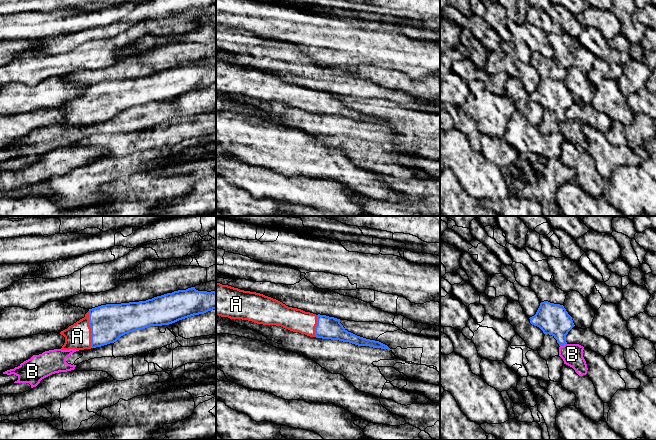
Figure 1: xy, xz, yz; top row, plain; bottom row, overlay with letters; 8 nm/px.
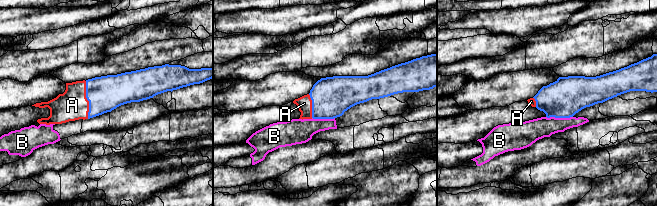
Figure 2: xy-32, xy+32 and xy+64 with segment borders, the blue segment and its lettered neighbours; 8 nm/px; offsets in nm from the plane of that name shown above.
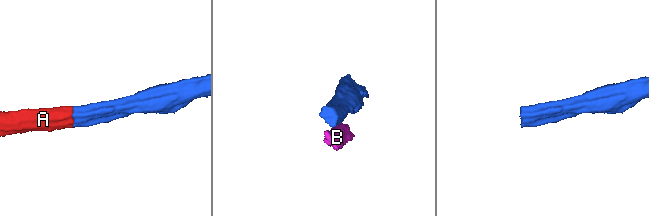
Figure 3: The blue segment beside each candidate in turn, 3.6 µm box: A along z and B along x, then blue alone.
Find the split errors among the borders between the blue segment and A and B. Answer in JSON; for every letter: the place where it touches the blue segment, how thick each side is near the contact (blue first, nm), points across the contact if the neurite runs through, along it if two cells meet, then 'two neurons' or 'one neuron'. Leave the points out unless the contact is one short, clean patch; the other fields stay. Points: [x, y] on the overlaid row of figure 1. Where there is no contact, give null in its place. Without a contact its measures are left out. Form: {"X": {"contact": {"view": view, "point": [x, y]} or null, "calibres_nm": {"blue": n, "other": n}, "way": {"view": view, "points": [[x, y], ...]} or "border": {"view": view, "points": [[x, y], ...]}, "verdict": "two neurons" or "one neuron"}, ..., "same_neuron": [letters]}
{"A": {"contact": {"view": "xy", "point": [91, 329]}, "calibres_nm": {"blue": 300, "other": 200}, "way": {"view": "xy", "points": [[109, 322], [96, 329], [91, 329], [87, 333], [77, 336]]}, "verdict": "one neuron"}, "B": {"contact": {"view": "yz", "point": [563, 345]}, "calibres_nm": {"blue": 260, "other": 180}, "border": {"view": "yz", "points": [[566, 343], [560, 346]]}, "verdict": "two neurons"}, "same_neuron": ["A"]}

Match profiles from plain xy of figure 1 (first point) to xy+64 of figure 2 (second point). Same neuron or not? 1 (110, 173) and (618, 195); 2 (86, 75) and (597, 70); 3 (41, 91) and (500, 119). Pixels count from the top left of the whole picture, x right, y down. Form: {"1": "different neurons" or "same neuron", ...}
{"1": "same neuron", "2": "same neuron", "3": "different neurons"}

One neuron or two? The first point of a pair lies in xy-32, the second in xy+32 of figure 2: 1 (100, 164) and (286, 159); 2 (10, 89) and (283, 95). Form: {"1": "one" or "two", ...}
{"1": "two", "2": "one"}

